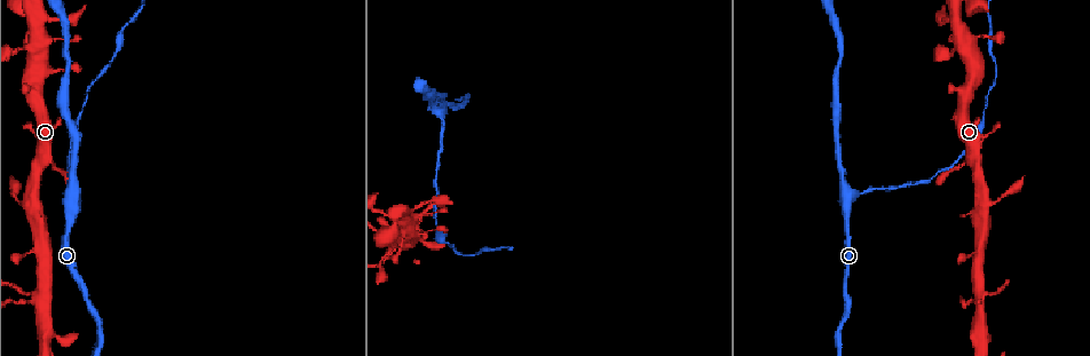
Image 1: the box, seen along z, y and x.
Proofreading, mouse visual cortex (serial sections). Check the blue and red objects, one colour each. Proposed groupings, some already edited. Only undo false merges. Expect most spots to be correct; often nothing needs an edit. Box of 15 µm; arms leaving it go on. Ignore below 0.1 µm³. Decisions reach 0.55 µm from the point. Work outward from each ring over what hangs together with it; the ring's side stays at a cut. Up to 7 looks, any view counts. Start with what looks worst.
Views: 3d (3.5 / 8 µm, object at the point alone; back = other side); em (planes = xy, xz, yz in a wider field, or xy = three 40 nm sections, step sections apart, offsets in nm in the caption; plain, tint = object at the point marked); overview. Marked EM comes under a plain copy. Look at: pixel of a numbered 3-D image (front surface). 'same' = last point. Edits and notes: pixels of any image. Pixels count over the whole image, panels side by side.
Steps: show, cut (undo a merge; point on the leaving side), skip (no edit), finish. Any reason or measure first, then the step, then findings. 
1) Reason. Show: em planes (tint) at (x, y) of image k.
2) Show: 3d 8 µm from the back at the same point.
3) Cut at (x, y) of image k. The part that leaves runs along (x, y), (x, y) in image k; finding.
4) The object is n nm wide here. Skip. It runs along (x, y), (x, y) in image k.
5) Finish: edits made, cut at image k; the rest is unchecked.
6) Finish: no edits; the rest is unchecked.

Three-way junction. Show: 3d 8 µm at (442, 115) of image 1.

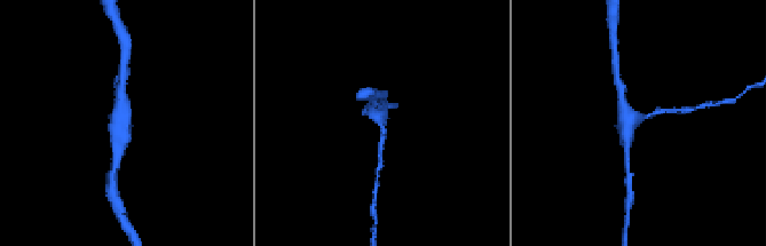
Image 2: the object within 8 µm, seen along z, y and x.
3 arms meet here; the arms are 150, 250, 250 nm wide; shape alone is not enough. Show: em xy step 5 (tint) at (378, 122) of image 2.

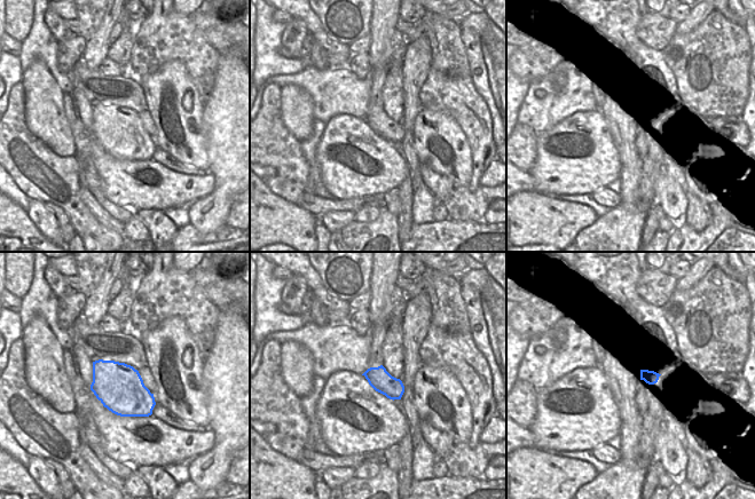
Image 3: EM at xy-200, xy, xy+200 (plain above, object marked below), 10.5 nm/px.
The object is 240 nm wide here. Skip. It runs along (628, 152), (630, 120), (620, 88) in image 2; continuous, no second cell.

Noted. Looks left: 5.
Sharp bend. Show: 3d 3.5 µm from the back at (44, 289) of image 1.

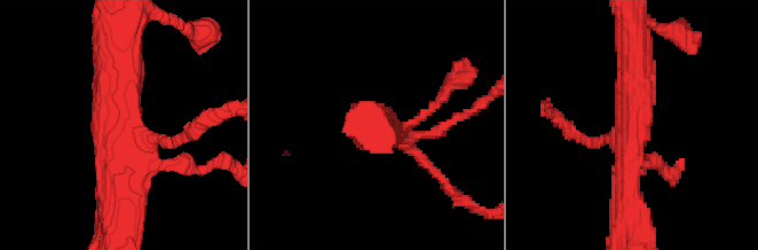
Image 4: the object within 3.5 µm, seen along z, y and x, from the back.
4 arms meet here; the arms are 150, 150, 400, 500 nm wide. Show: em planes (tint) at (632, 132) of image 4.

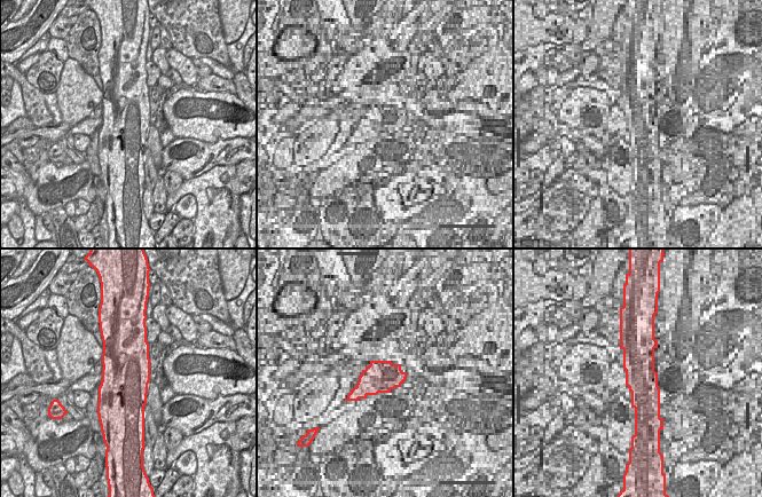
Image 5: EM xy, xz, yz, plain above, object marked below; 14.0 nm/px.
The object is 700 nm wide here. Skip. It runs along (633, 52), (626, 210) in image 4; one cell here.

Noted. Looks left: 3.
Thin arm on a thick one. Show: 3d 8 µm at (405, 215) of image 1.

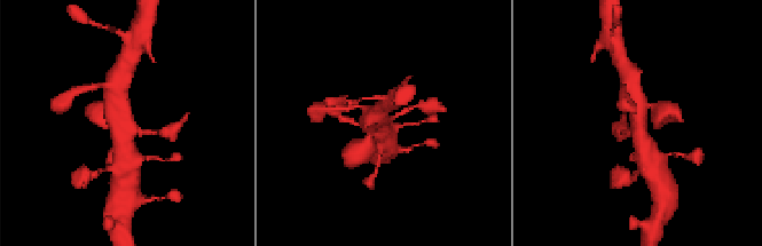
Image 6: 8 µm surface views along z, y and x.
Show: 3d 3.5 µm at (120, 133) of image 6.

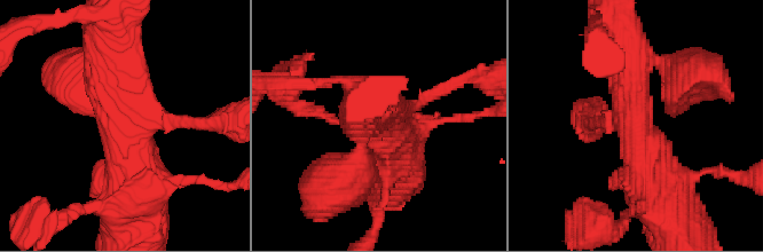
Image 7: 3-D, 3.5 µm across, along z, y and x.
3 arms meet here; the arms are 200, 500, 700 nm wide; now the EM. Show: em xy step 1 (tint) at (633, 122) of image 7.

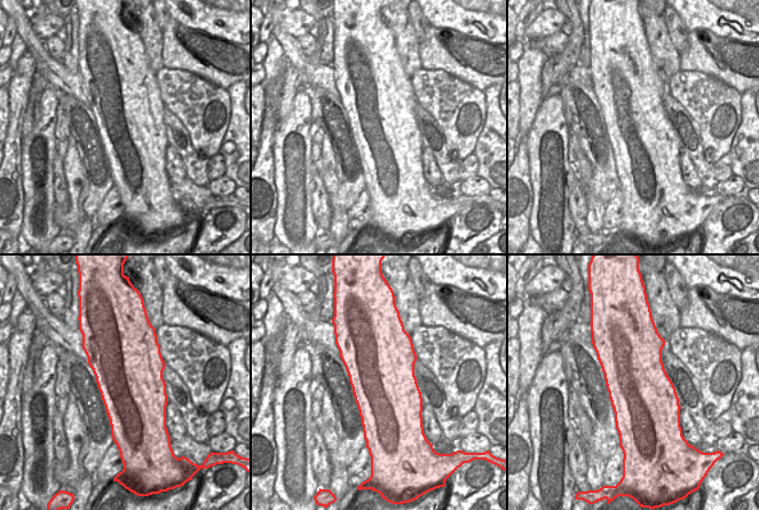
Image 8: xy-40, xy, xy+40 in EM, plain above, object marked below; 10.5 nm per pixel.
Skip. It runs along (135, 191), (135, 164), (104, 57) in image 7; continuous, no second cell.

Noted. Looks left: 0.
Finish: no edits; the rest is unchecked.

